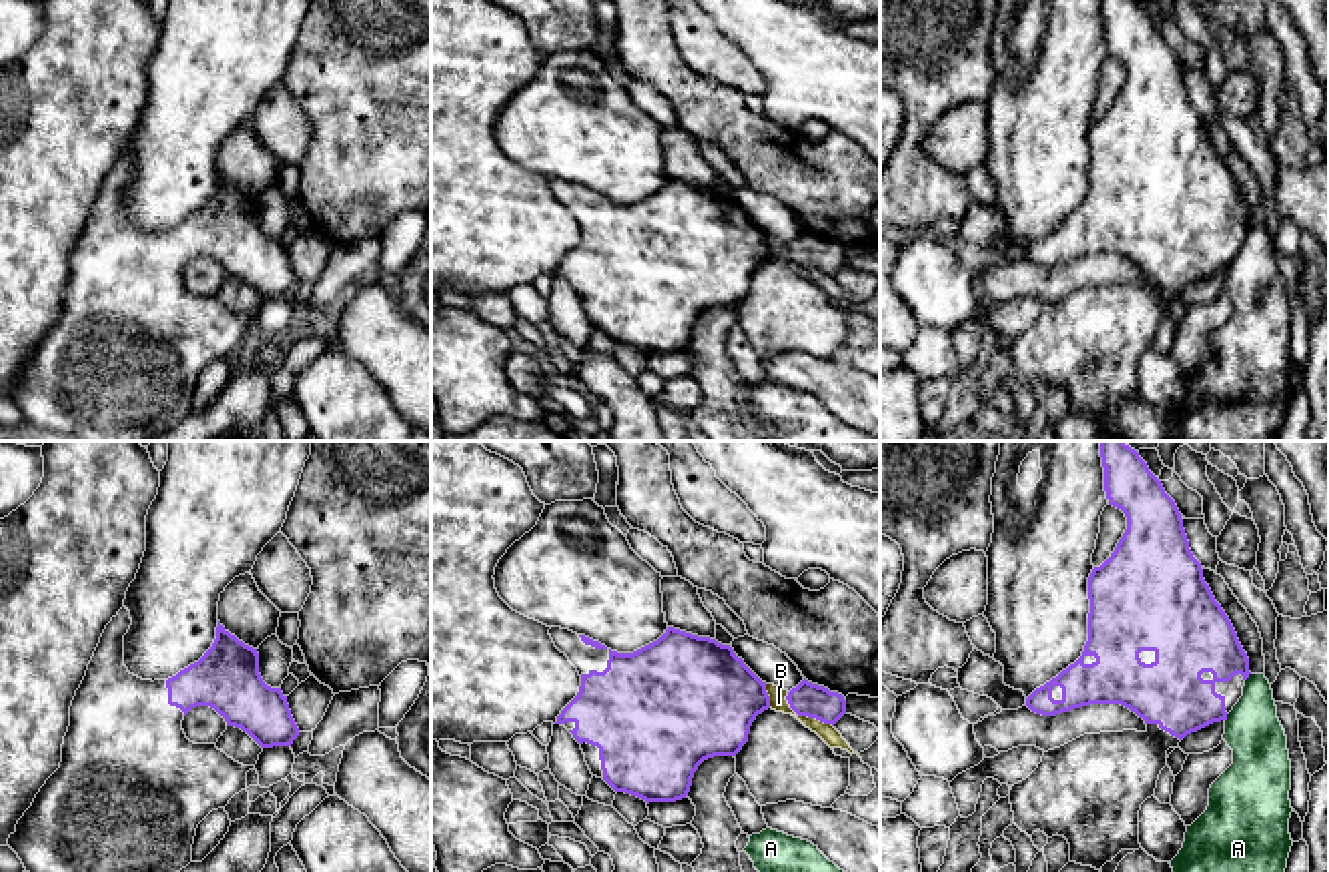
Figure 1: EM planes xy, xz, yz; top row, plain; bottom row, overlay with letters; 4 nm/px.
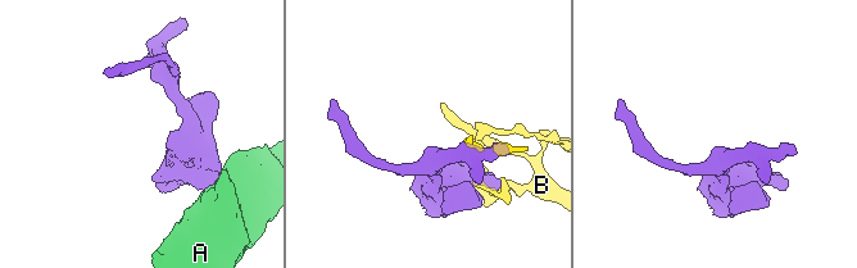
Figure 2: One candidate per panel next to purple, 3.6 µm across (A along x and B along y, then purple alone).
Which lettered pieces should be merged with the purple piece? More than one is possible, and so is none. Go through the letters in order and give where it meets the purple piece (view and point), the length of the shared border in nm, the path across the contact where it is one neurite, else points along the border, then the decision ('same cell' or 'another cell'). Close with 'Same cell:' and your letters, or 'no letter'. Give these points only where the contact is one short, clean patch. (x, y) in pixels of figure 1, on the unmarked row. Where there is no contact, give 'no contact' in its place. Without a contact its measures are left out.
A: contact yz (1247, 227); length 40 nm; border yz (1249, 223), (1245, 231); another cell
B: contact xz (804, 265); length 240 nm; border xz (786, 243), (786, 253), (798, 265), (814, 267), (832, 277); another cell
Same cell: no letter

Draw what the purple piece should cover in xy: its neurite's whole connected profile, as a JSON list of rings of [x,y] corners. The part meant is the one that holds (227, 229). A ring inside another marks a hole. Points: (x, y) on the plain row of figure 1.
[[[126,158],[106,176],[70,257],[60,319],[40,339],[6,395],[18,405],[26,423],[82,441],[148,441],[180,423],[192,413],[198,375],[247,339],[247,323],[255,317],[235,313],[216,295],[194,295],[186,289],[182,271],[192,259],[214,259],[227,277],[241,279],[261,299],[291,297],[299,287],[287,247],[281,239],[267,237],[259,225],[257,200],[231,186],[220,172],[212,198],[198,212],[168,231],[154,233],[130,225],[124,216],[124,186],[130,176]]]

